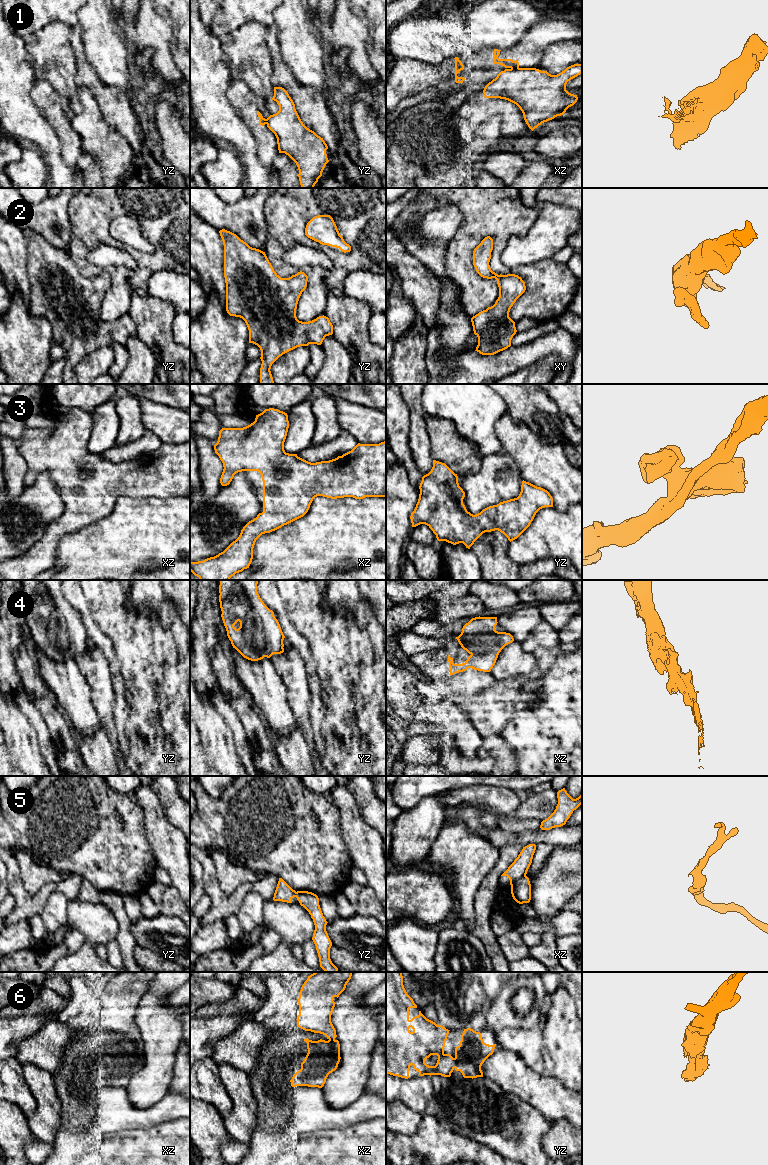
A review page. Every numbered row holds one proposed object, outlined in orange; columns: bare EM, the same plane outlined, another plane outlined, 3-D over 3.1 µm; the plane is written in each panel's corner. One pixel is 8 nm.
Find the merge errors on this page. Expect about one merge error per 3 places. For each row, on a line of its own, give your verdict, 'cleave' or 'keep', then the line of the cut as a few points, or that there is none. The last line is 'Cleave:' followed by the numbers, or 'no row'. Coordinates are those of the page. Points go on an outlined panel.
1: cleave | xz (511, 67), (519, 68)
2: keep | no cut
3: keep | no cut
4: keep | no cut
5: cleave | xz (525, 875), (518, 878), (511, 885)
6: keep | no cut
Cleave: 1, 5

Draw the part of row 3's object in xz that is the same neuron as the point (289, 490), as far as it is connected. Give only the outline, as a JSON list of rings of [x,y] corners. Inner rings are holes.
[[[269,408],[256,415],[255,421],[246,427],[222,428],[219,431],[214,450],[224,467],[221,485],[229,485],[238,472],[258,471],[263,481],[263,512],[249,521],[239,537],[223,552],[203,561],[190,562],[190,571],[200,580],[230,580],[236,573],[249,568],[256,540],[262,534],[303,517],[317,496],[331,499],[386,497],[386,441],[379,444],[358,443],[351,451],[335,459],[311,463],[297,454],[285,452],[288,428],[287,413]]]

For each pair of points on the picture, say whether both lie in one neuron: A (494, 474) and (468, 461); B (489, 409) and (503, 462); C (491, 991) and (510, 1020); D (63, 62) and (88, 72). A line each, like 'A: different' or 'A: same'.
A: different
B: different
C: different
D: different

